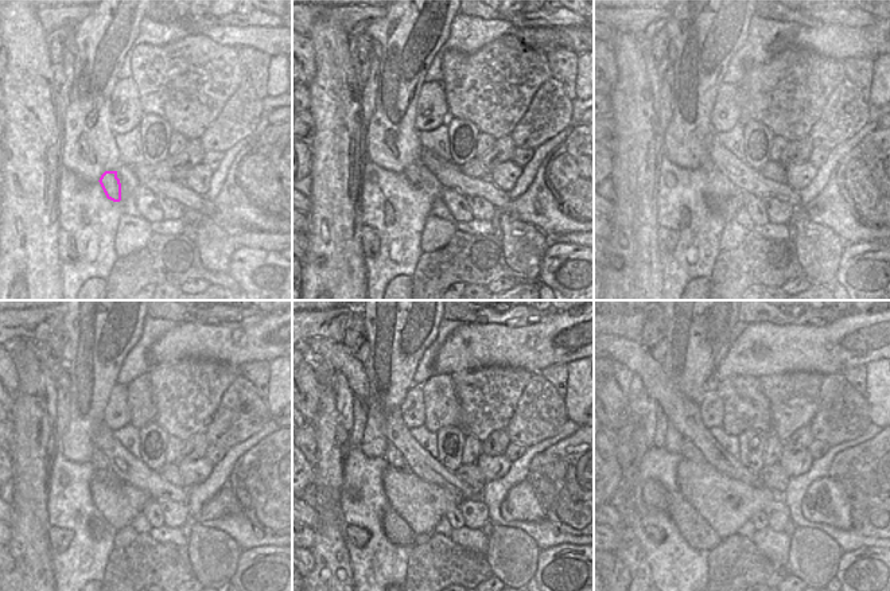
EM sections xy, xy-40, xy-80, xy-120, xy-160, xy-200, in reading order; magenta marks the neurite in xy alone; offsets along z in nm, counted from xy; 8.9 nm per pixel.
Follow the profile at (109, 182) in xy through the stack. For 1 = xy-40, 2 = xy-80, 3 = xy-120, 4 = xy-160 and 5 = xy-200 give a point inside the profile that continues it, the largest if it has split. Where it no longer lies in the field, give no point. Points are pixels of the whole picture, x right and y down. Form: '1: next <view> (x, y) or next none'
1: next xy-40 (411, 172)
2: next xy-80 (707, 166)
3: next xy-120 (98, 461)
4: next xy-160 (392, 455)
5: next xy-200 (690, 451)

